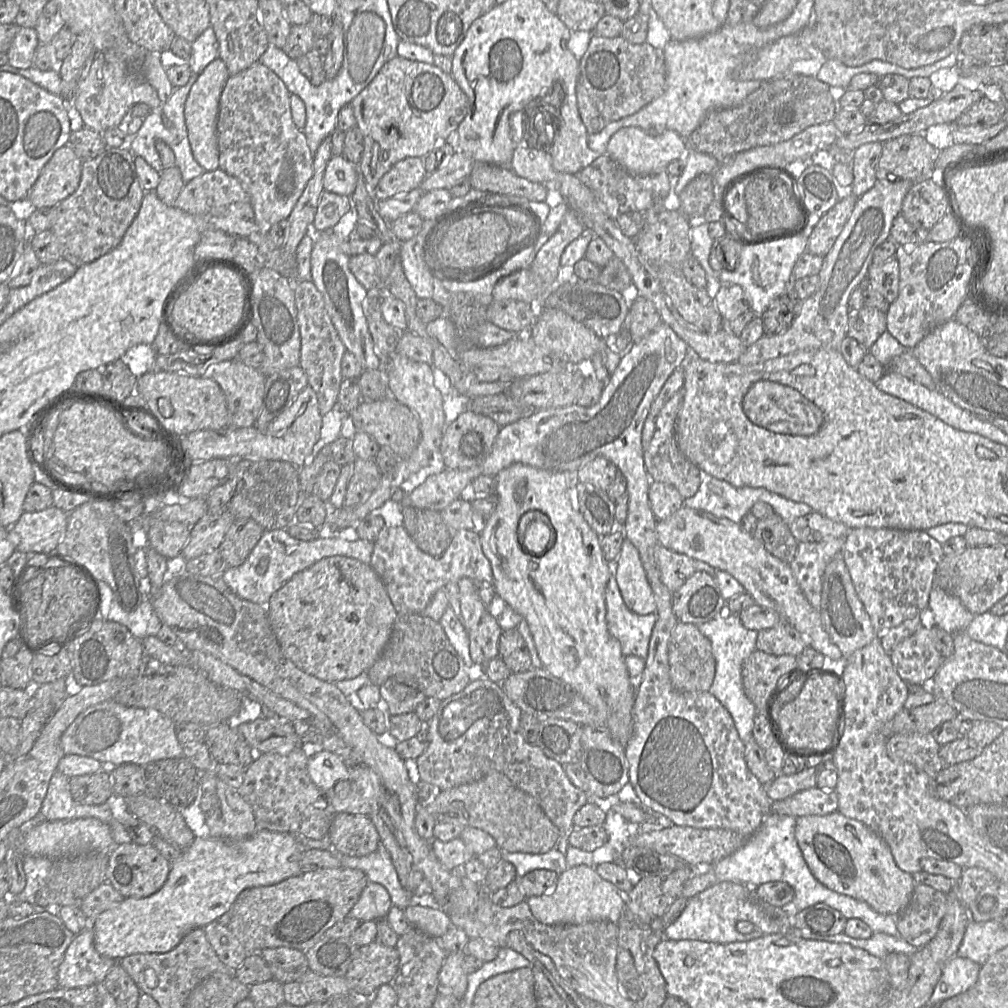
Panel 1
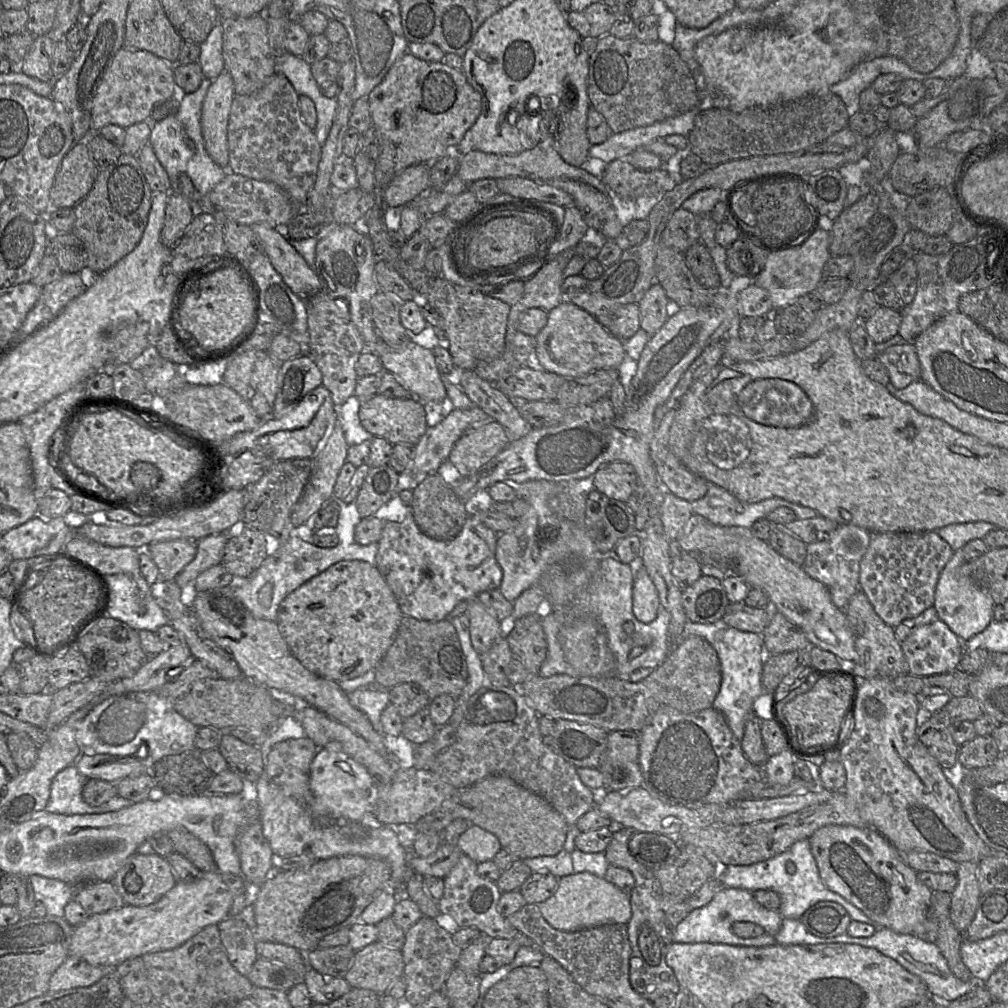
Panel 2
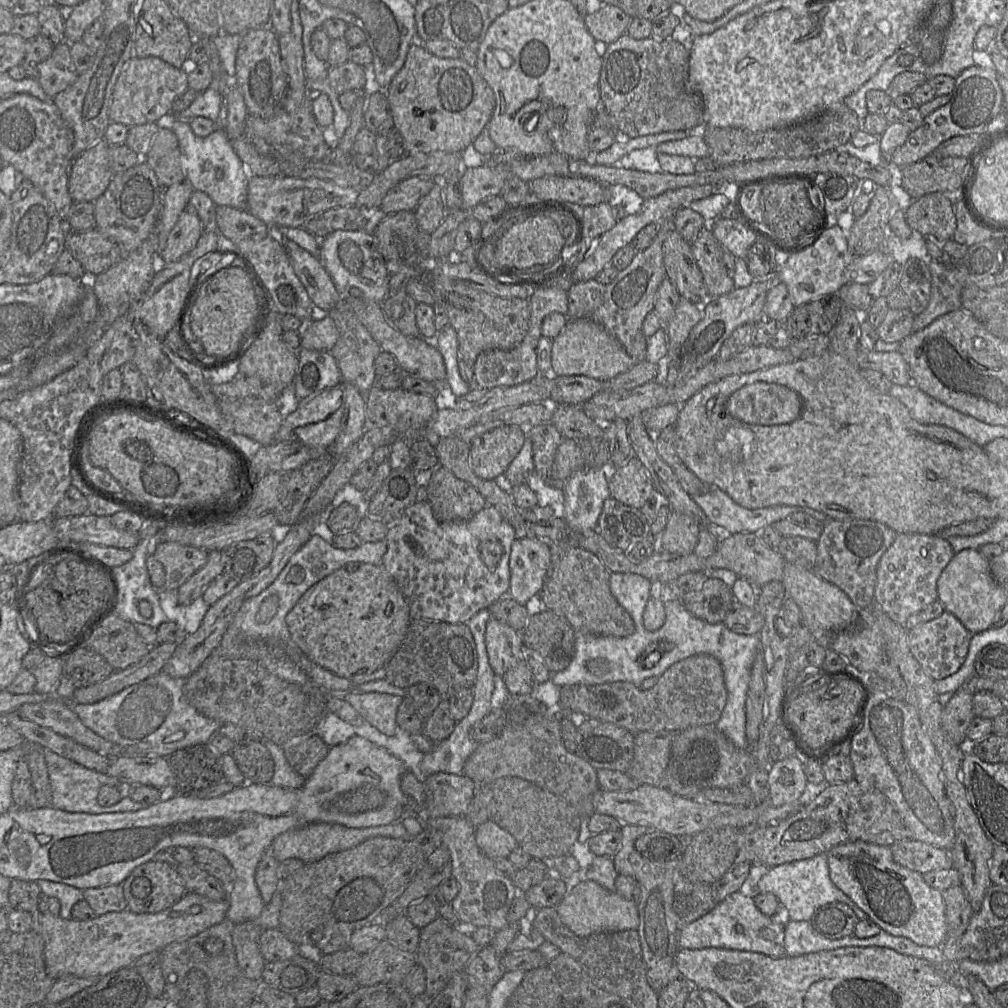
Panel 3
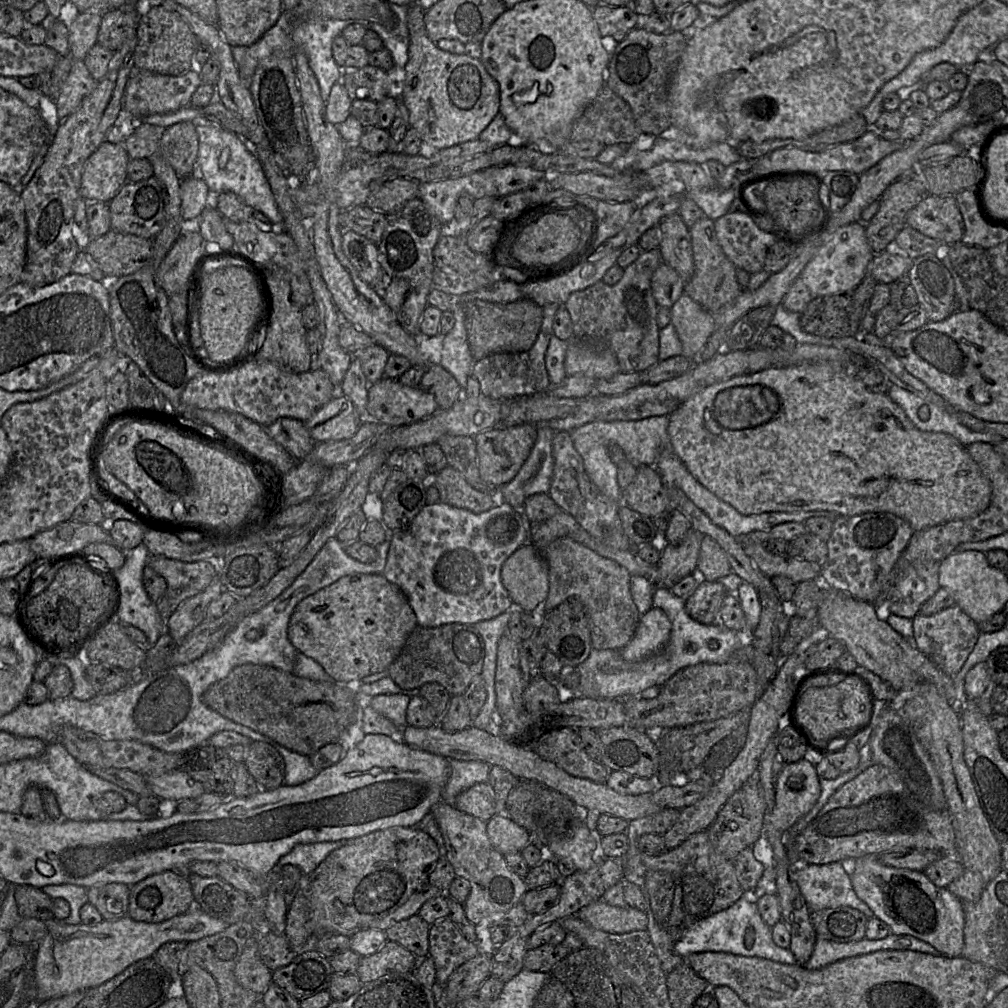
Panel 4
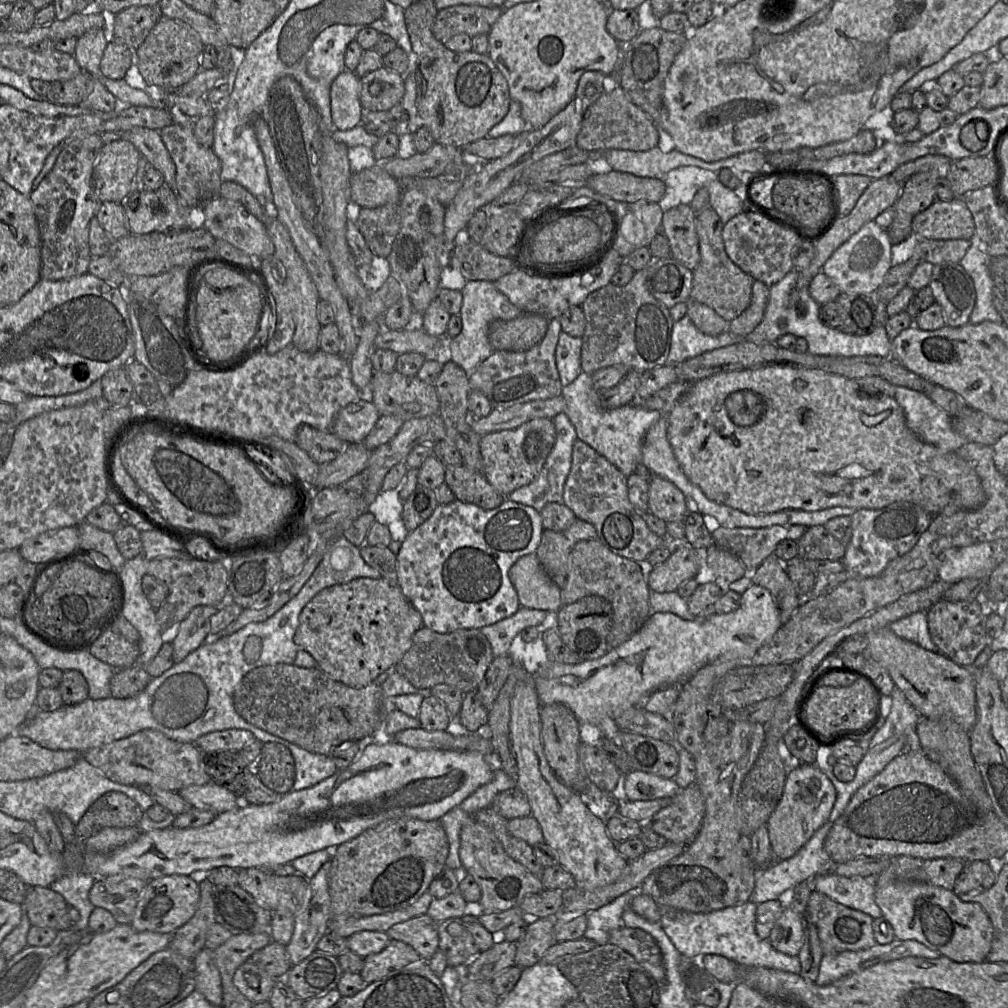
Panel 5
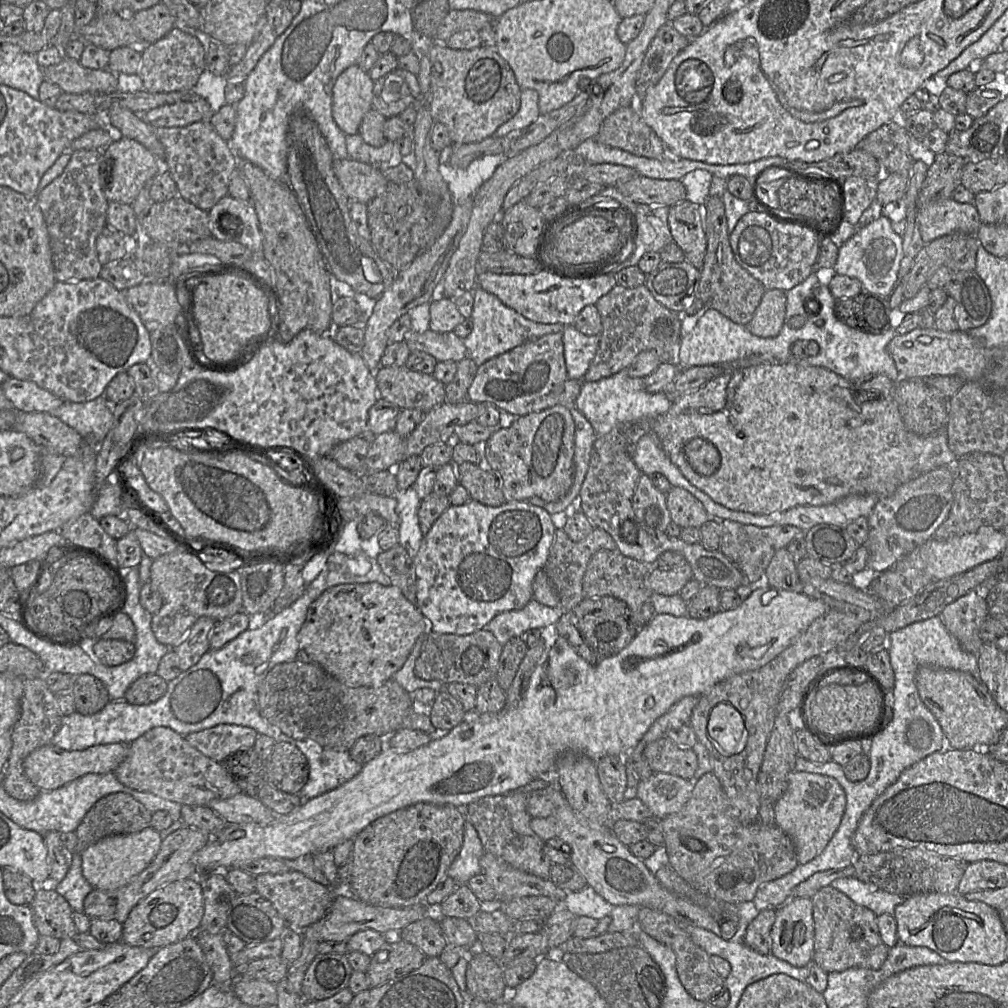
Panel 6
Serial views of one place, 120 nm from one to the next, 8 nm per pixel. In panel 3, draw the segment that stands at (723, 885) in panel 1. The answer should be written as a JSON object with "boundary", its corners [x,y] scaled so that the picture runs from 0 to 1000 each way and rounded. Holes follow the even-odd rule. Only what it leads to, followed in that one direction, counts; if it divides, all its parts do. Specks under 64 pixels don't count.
{"boundary":[[[735,884],[722,888],[703,906],[683,917],[676,925],[674,941],[697,941],[703,939],[755,945],[766,950],[780,947],[774,936],[762,934],[753,928],[753,924],[763,920],[772,910],[758,908],[749,898],[747,891]],[[730,918],[737,920],[737,926],[730,924]]]}

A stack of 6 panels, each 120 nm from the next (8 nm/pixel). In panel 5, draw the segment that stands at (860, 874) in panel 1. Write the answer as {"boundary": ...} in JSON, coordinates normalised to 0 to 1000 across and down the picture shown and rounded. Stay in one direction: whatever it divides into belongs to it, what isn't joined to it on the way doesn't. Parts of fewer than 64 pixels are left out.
{"boundary":[[[915,875],[869,879],[868,895],[884,917],[888,931],[908,933],[950,955],[978,952],[986,931],[985,918],[969,896],[956,895],[944,883]]]}

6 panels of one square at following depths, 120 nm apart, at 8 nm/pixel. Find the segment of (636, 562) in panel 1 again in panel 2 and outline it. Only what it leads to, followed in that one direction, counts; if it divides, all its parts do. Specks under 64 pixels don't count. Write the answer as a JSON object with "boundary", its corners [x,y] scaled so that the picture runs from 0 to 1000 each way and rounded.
{"boundary":[[[632,558],[628,564],[627,605],[637,618],[647,617],[655,601],[651,582],[639,562]]]}

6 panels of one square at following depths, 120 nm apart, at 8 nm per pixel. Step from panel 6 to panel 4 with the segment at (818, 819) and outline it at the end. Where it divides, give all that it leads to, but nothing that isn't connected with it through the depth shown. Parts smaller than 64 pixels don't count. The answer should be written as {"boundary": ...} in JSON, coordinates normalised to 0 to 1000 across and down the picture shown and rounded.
{"boundary":[[[799,753],[779,757],[770,775],[764,815],[780,825],[806,804],[813,789],[813,772],[807,758]]]}

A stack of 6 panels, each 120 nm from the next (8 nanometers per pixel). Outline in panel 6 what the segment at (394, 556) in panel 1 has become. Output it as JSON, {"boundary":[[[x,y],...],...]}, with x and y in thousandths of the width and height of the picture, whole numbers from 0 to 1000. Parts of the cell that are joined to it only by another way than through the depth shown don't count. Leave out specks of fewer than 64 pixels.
{"boundary":[[[466,496],[455,502],[446,501],[421,531],[418,542],[410,555],[414,573],[413,601],[425,616],[426,626],[438,629],[464,630],[479,624],[497,607],[519,603],[529,594],[530,572],[542,559],[553,524],[555,524],[555,515],[553,516],[538,503],[526,500],[524,497],[502,497],[494,503],[483,502],[471,496]]]}

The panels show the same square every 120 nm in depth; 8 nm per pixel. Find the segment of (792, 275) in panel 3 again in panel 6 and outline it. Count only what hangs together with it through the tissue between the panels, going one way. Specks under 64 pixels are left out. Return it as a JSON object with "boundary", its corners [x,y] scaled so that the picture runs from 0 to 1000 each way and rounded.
{"boundary":[[[875,212],[859,224],[851,225],[846,234],[833,242],[826,268],[829,272],[852,278],[856,285],[856,291],[882,294],[891,281],[895,256],[895,235],[887,230],[883,217]]]}

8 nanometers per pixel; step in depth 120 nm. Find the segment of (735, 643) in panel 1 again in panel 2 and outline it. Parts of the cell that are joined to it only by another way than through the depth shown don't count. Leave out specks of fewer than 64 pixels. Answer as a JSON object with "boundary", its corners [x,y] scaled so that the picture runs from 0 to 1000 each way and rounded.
{"boundary":[[[717,614],[700,619],[682,615],[677,633],[686,630],[696,632],[702,636],[712,650],[715,659],[715,679],[706,701],[717,708],[725,725],[735,735],[738,730],[739,717],[744,708],[748,707],[748,695],[759,687],[755,678],[756,662],[760,652],[757,632],[752,628],[727,623]]]}

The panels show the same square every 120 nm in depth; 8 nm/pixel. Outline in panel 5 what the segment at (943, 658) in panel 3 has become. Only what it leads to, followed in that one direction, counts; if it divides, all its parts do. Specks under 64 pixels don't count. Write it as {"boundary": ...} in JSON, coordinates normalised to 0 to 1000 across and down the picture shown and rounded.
{"boundary":[[[934,594],[919,607],[921,625],[931,648],[950,660],[963,663],[969,650],[980,641],[982,633],[977,627],[977,612],[982,604],[969,594],[959,596],[940,596]]]}

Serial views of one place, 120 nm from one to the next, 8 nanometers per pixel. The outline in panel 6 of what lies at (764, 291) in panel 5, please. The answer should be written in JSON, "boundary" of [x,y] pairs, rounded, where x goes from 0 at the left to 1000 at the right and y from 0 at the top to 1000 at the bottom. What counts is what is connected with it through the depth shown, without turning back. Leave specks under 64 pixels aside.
{"boundary":[[[760,288],[747,315],[740,322],[741,326],[756,335],[771,333],[779,320],[780,299],[777,288]]]}

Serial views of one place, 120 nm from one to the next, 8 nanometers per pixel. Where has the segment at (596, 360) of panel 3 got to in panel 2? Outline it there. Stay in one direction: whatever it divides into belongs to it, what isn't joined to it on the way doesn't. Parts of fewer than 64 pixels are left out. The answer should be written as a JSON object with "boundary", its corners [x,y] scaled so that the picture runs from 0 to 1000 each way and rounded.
{"boundary":[[[557,300],[544,310],[542,322],[531,334],[530,361],[560,375],[612,366],[620,354],[617,337],[608,333],[583,310],[563,300]]]}

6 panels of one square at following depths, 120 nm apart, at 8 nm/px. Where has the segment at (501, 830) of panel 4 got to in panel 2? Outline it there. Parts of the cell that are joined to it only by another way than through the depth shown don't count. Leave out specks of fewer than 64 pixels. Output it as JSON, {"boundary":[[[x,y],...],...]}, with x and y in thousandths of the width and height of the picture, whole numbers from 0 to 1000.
{"boundary":[[[468,818],[452,833],[456,844],[472,856],[488,853],[498,841],[494,831],[479,821]]]}

